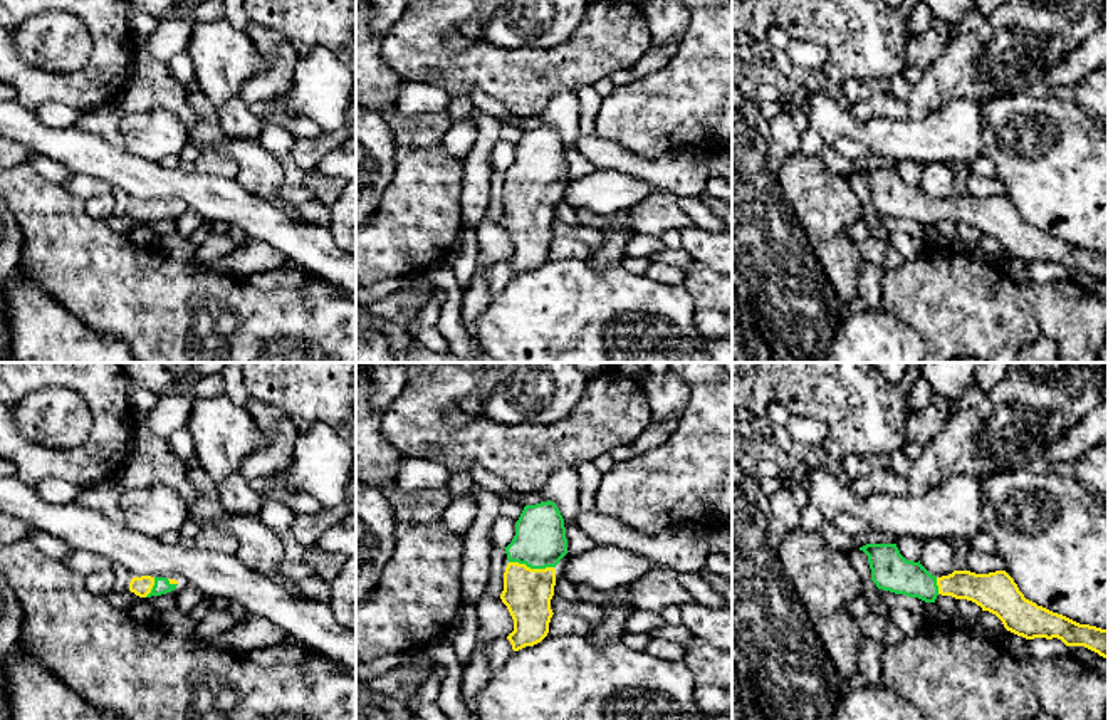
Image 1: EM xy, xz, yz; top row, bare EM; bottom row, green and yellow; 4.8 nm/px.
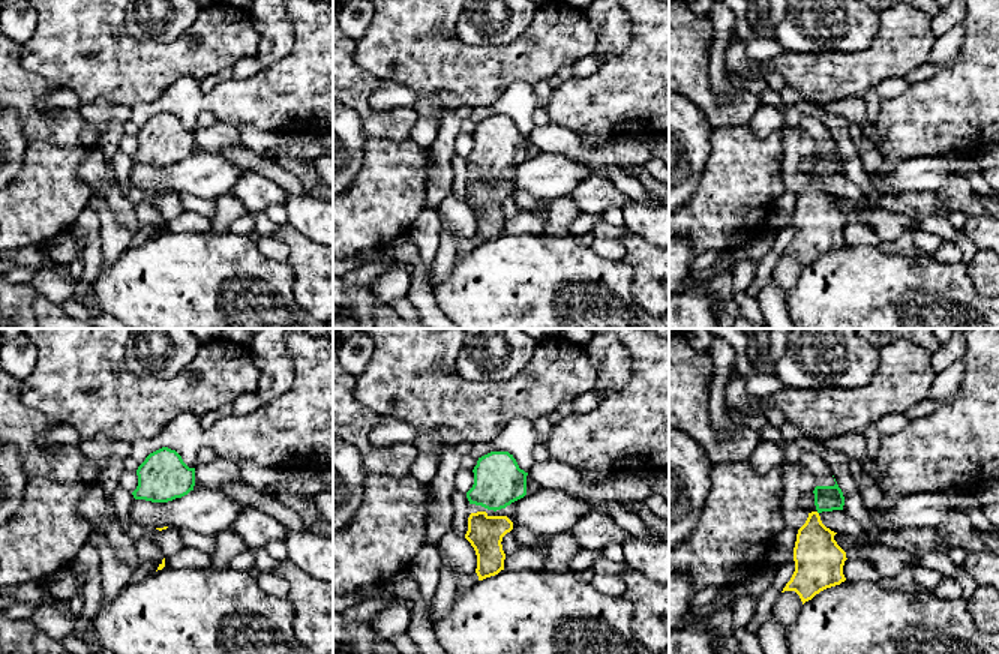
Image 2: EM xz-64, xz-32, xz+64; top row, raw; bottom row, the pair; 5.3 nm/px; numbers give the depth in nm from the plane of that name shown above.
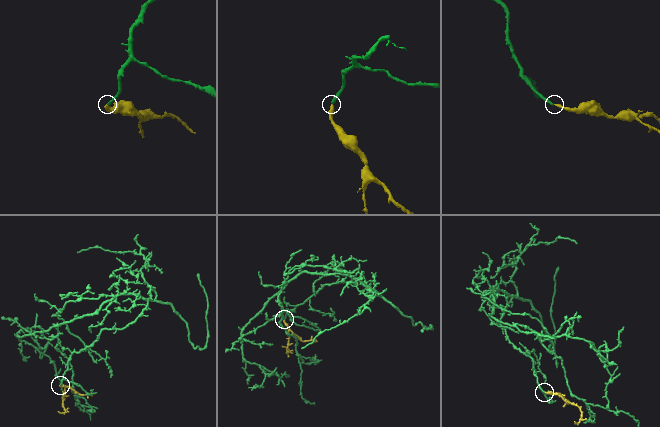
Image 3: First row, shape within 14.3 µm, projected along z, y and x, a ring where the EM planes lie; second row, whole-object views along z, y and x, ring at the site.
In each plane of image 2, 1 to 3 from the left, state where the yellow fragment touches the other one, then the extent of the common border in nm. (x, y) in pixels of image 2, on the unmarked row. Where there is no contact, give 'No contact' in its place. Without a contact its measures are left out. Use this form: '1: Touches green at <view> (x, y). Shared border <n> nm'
1: No contact
2: No contact
3: No contact

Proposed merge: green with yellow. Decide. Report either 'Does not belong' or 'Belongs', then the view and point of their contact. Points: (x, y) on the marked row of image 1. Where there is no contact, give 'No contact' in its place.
Belongs. Touches green at xz (531, 568)

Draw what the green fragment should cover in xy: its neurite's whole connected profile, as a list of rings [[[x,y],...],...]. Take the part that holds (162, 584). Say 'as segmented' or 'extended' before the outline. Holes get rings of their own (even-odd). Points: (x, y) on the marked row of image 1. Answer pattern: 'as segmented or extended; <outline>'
extended; [[[141,576],[131,579],[129,591],[139,597],[151,597],[171,592],[176,586],[178,581],[175,579]]]

